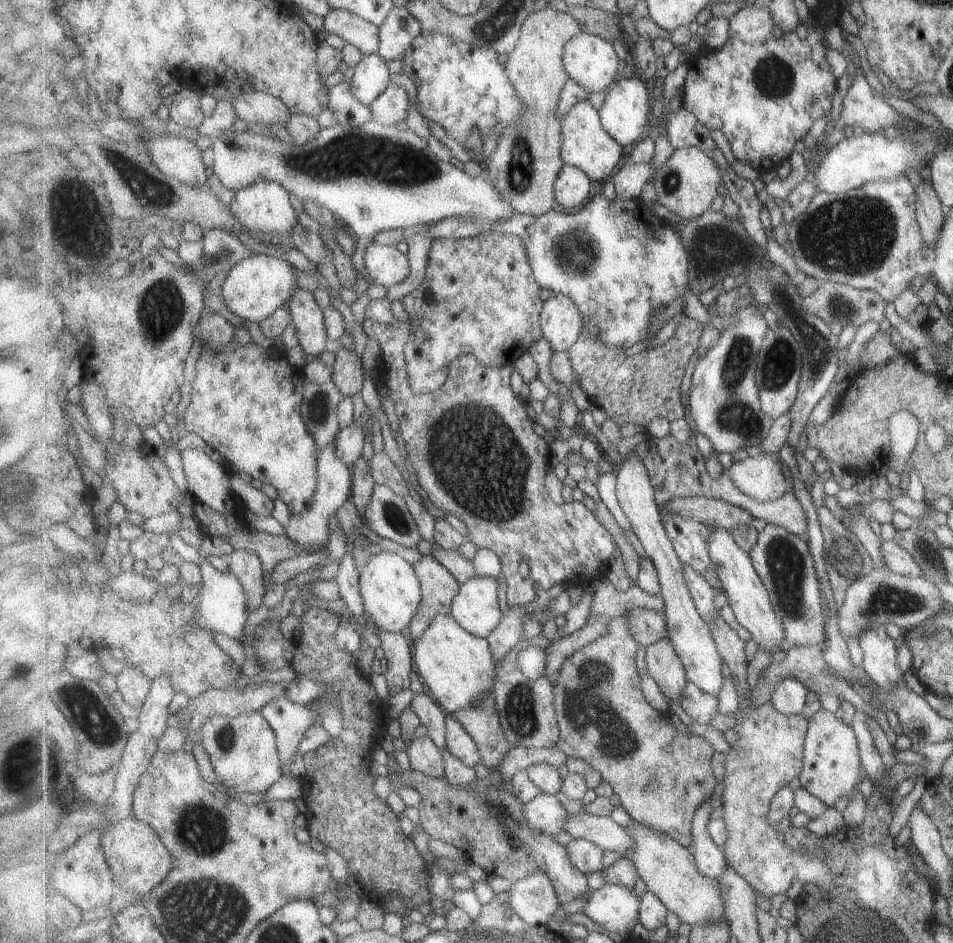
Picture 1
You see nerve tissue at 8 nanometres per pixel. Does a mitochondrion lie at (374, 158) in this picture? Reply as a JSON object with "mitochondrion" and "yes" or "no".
{"mitochondrion":"yes"}

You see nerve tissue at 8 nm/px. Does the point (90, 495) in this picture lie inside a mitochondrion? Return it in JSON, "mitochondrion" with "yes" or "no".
{"mitochondrion":"no"}

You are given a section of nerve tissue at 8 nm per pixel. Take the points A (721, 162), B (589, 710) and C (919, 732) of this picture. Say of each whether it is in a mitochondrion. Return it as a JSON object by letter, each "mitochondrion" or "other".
{"A":"other","B":"mitochondrion","C":"other"}

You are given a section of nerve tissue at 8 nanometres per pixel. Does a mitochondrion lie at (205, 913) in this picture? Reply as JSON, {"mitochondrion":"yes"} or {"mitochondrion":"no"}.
{"mitochondrion":"yes"}

